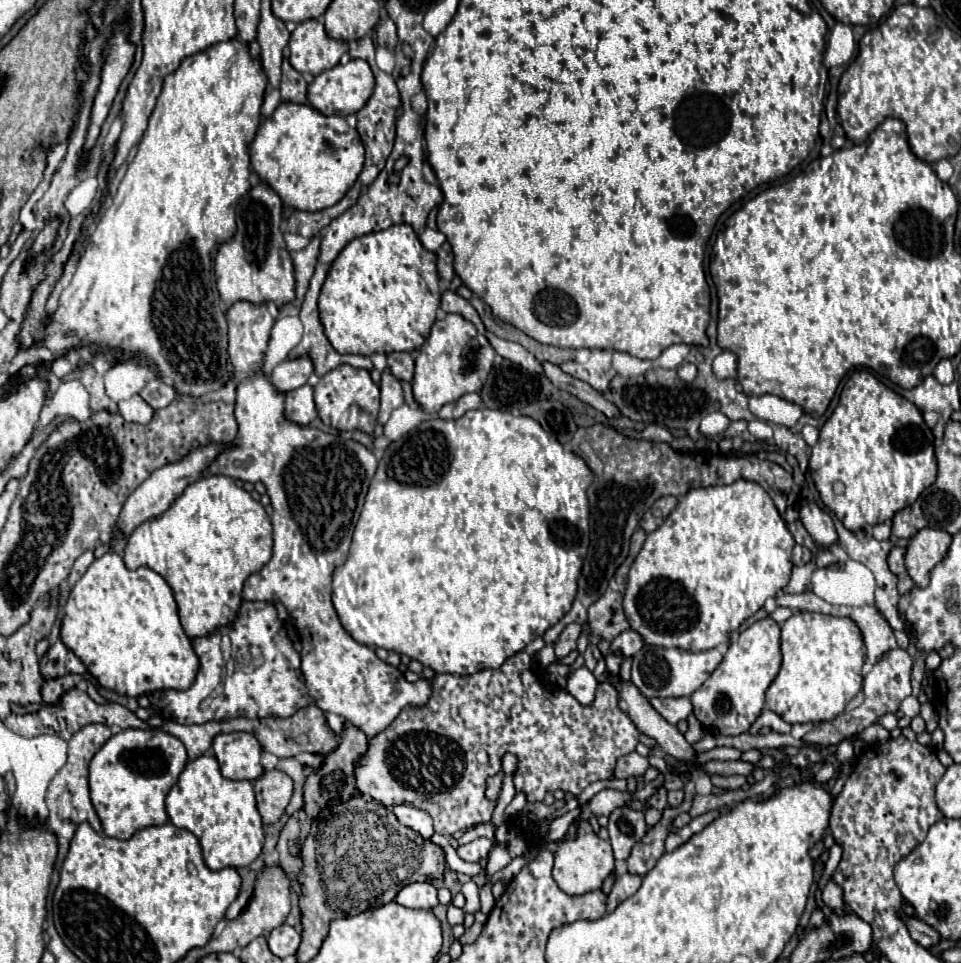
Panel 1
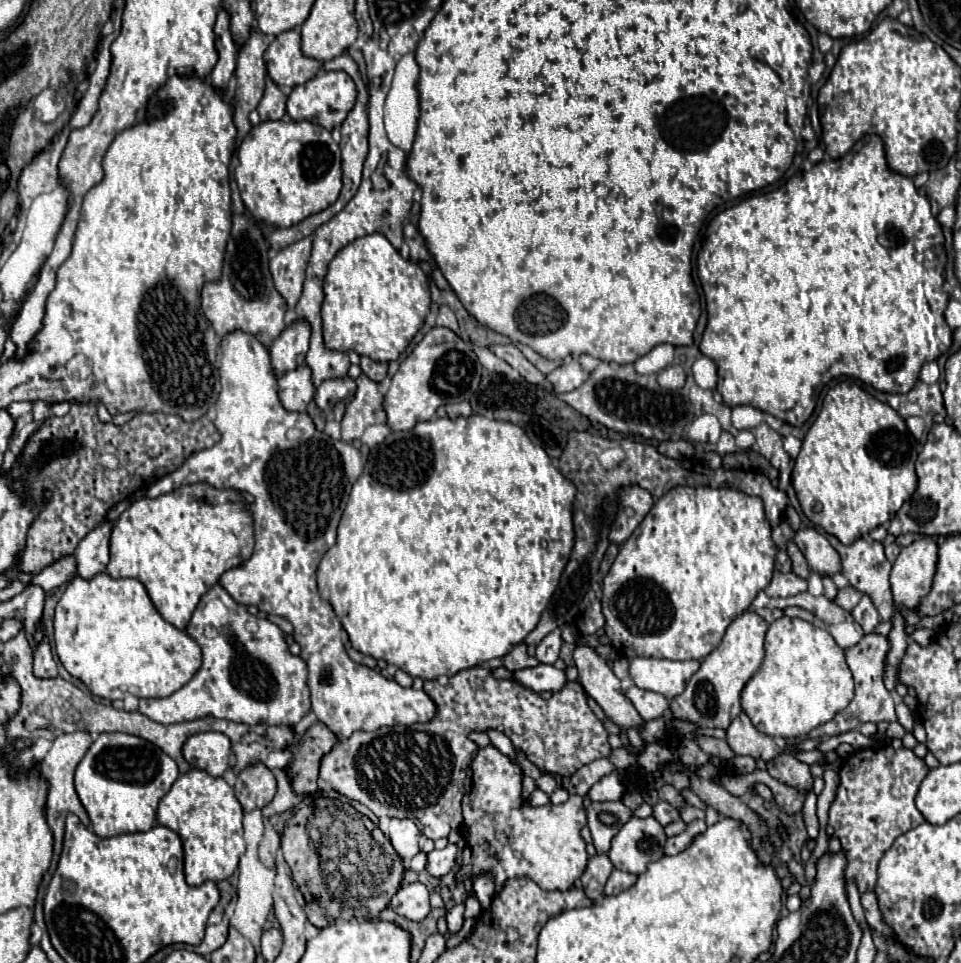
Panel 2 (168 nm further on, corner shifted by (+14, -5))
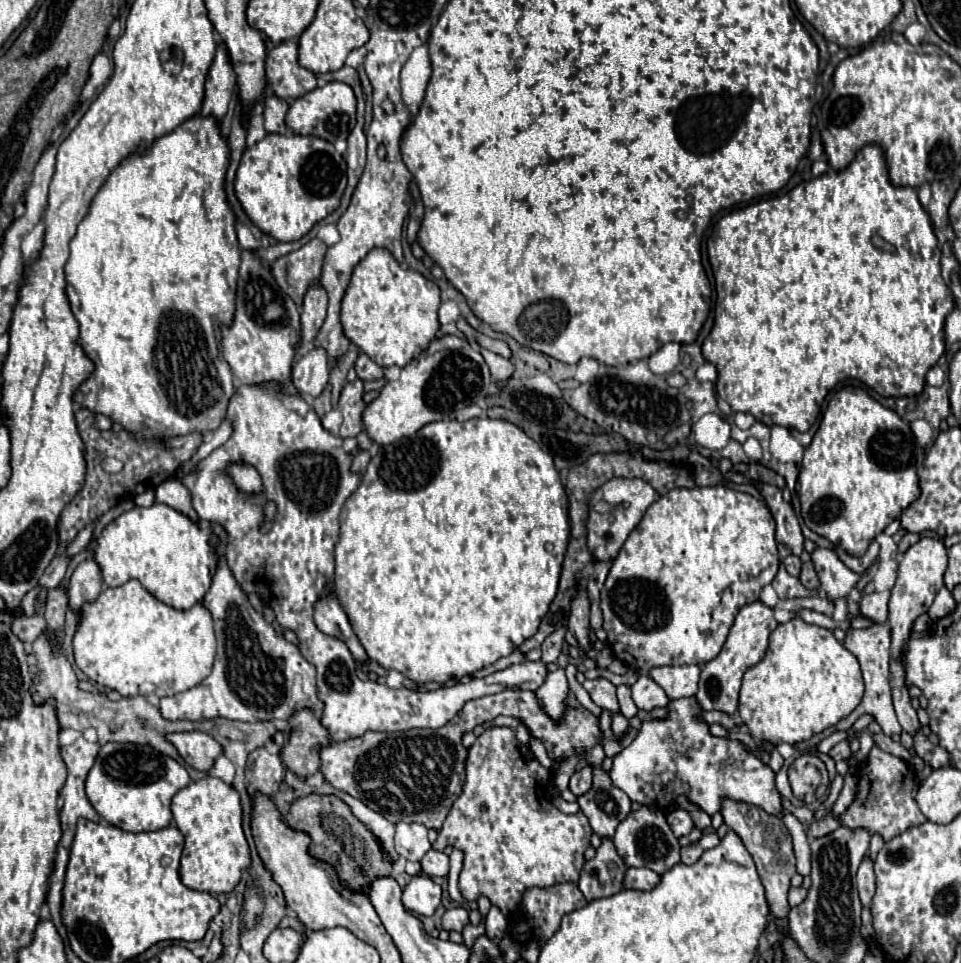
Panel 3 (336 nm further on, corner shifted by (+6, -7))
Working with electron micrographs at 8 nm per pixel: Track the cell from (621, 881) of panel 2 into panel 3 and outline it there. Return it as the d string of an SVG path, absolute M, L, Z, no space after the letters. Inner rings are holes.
M630 867L626 871L626 879L624 879L624 887L626 889L640 889L640 891L650 891L660 883L660 875L650 871L650 869L634 869Z

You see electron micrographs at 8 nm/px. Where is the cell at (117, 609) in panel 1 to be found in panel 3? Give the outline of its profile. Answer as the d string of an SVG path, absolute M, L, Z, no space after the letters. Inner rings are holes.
M130 579L116 589L108 587L98 595L94 603L86 603L74 635L76 665L88 675L90 681L96 681L98 685L104 685L108 689L116 689L124 697L128 695L146 697L150 693L166 697L186 691L198 685L202 679L206 679L206 675L210 675L214 655L216 655L216 637L212 627L212 615L202 603L196 603L186 611L174 609L152 597L136 579Z

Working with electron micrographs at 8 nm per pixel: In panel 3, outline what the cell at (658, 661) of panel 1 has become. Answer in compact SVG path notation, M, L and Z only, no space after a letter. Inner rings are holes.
M672 665L672 667L654 667L648 675L664 689L668 699L692 697L698 689L700 667L698 665Z

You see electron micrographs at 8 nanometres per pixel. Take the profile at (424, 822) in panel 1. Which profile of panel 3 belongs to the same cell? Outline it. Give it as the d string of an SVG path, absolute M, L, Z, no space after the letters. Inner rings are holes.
M398 823L394 837L396 853L408 861L420 861L426 851L430 851L428 829L420 823Z

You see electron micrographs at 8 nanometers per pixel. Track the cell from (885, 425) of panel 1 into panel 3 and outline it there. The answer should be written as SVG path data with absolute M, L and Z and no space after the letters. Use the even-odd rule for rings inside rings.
M842 387L832 395L822 415L820 427L812 443L804 451L804 461L798 475L798 497L802 503L802 519L808 529L842 547L848 555L862 557L870 541L884 531L900 513L918 497L918 467L924 453L918 449L910 425L894 411L882 407L864 389Z

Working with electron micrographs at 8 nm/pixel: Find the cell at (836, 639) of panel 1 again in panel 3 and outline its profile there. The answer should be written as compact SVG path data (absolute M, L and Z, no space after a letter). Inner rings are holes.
M794 617L770 633L764 659L744 673L738 715L754 739L794 745L850 715L862 695L864 681L858 659L846 651L832 631Z

